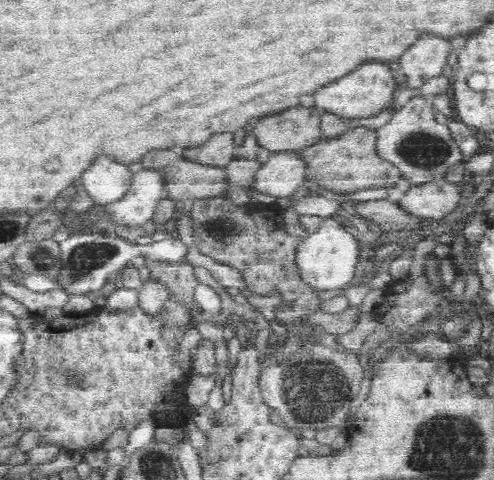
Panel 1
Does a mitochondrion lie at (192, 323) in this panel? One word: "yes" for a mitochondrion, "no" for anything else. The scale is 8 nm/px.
no

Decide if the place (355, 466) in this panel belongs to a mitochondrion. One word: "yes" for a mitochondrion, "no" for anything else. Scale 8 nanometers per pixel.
no

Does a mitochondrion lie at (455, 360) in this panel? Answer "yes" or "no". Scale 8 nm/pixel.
no

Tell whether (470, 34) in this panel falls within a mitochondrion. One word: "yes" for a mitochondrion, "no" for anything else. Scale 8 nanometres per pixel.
no

